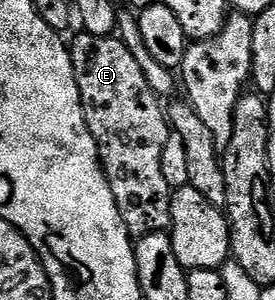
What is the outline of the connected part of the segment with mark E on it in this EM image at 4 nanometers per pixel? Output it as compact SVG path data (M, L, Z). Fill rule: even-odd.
M80 33L76 40L71 40L70 50L84 120L98 145L104 176L108 178L108 184L116 198L118 213L122 213L122 221L129 235L139 237L155 231L168 231L172 226L174 188L169 185L165 174L162 173L162 149L166 149L170 124L165 108L163 106L160 108L161 96L156 95L154 89L150 89L146 73L142 73L142 65L134 61L130 49L116 35L94 37Z

